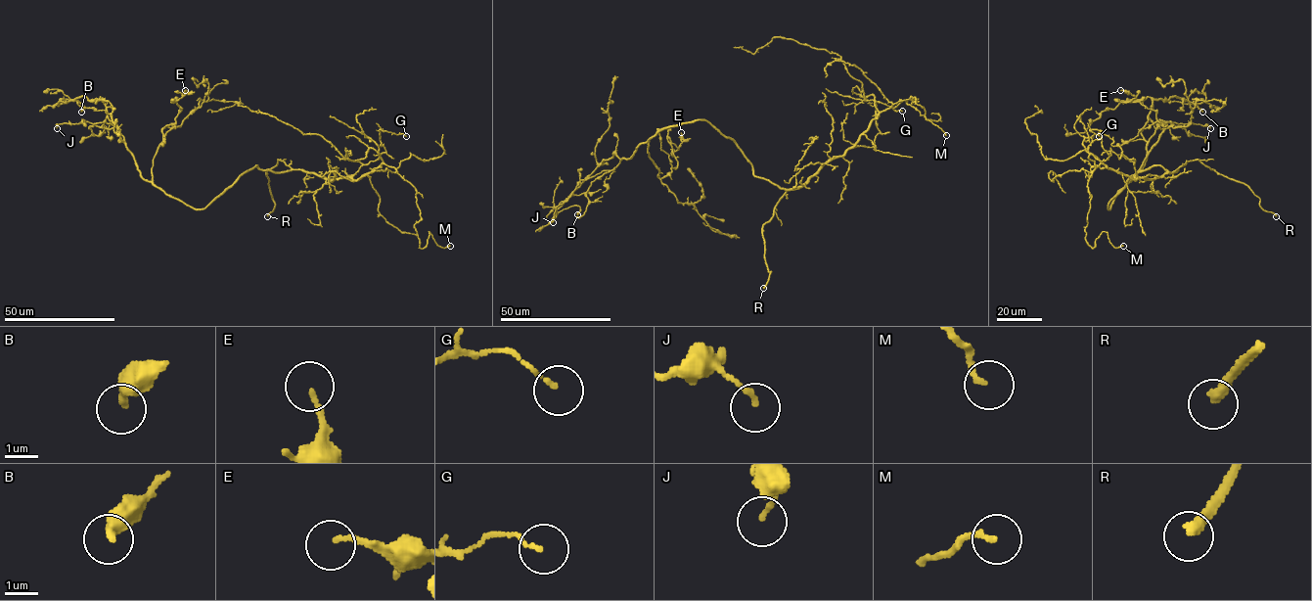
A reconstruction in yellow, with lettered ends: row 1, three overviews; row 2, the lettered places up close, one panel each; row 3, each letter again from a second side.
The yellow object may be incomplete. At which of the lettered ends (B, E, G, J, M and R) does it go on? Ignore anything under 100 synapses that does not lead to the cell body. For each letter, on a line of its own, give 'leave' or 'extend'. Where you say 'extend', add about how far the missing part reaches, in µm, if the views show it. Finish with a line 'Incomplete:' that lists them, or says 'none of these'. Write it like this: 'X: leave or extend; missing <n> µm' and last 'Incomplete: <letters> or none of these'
B: leave
E: leave
G: leave
J: leave
M: leave
R: extend; missing 50 µm
Incomplete: R

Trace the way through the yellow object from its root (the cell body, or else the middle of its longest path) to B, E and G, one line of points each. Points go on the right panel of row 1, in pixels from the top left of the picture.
B: (1163, 166), (1132, 174), (1108, 208), (1144, 163), (1141, 129), (1152, 102), (1200, 99), (1193, 102), (1202, 112)
E: (1163, 166), (1132, 174), (1108, 208), (1166, 127), (1153, 110), (1125, 102), (1136, 97), (1120, 90)
G: (1163, 166), (1177, 169), (1139, 177), (1133, 160), (1112, 146), (1108, 136), (1090, 129), (1099, 136)

